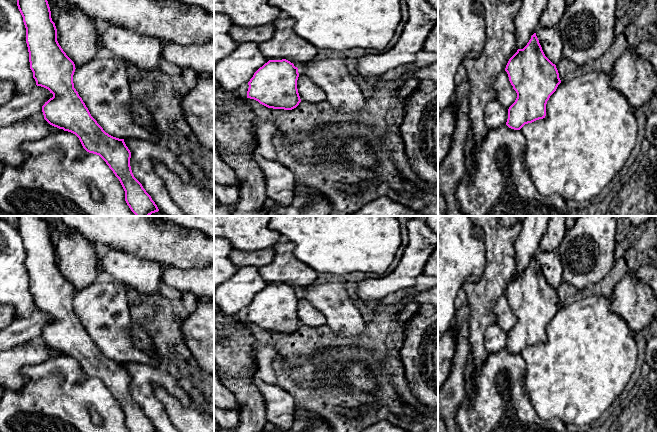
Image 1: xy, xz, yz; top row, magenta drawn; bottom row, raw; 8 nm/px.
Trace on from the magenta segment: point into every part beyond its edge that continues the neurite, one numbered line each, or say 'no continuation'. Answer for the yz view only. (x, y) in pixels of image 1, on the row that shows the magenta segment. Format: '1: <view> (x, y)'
no continuation

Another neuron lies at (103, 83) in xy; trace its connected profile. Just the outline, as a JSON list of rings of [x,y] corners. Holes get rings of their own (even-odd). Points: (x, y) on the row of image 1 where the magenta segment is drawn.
[[[103,53],[75,69],[73,75],[74,88],[82,98],[91,116],[109,135],[119,139],[137,137],[156,142],[156,136],[138,125],[133,119],[132,109],[129,105],[132,95],[127,65],[128,63],[125,60]]]

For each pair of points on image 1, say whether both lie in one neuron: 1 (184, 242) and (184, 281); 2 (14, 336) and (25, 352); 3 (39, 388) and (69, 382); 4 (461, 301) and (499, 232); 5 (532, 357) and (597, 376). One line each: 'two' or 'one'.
1: two
2: two
3: one
4: two
5: one

